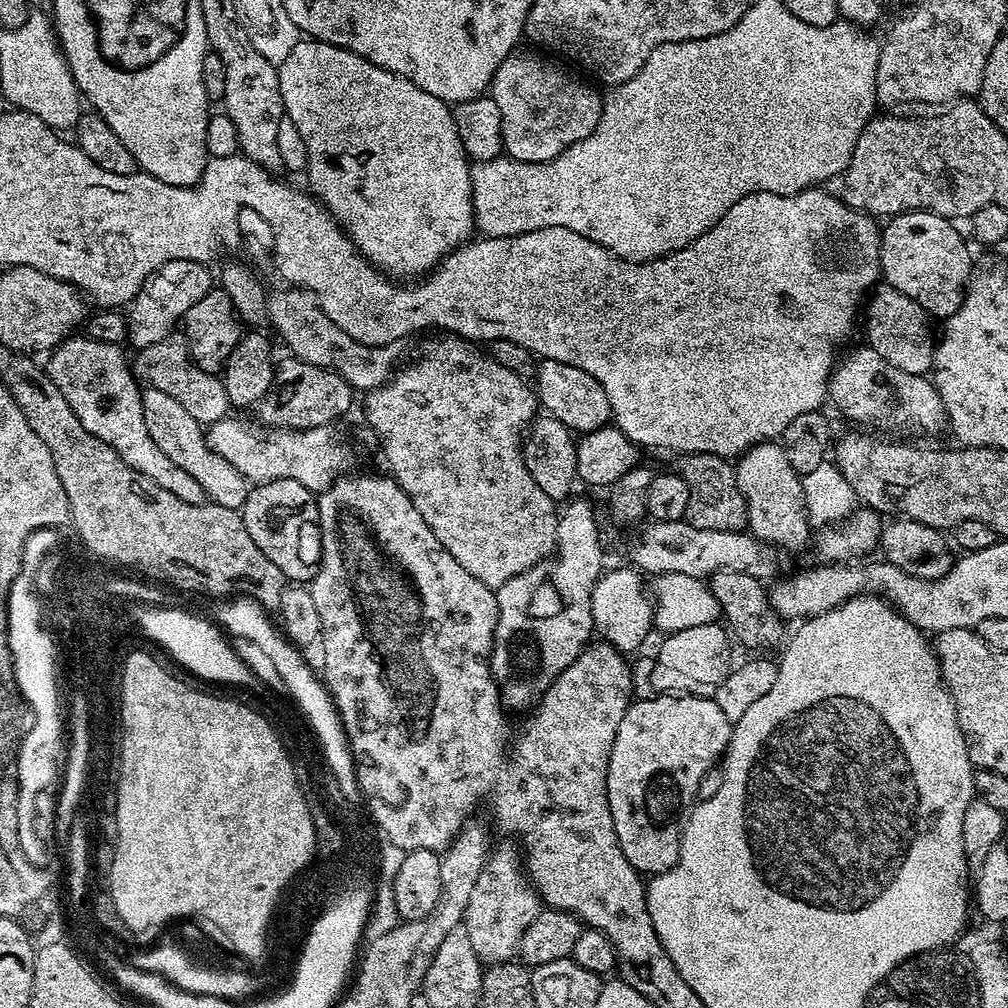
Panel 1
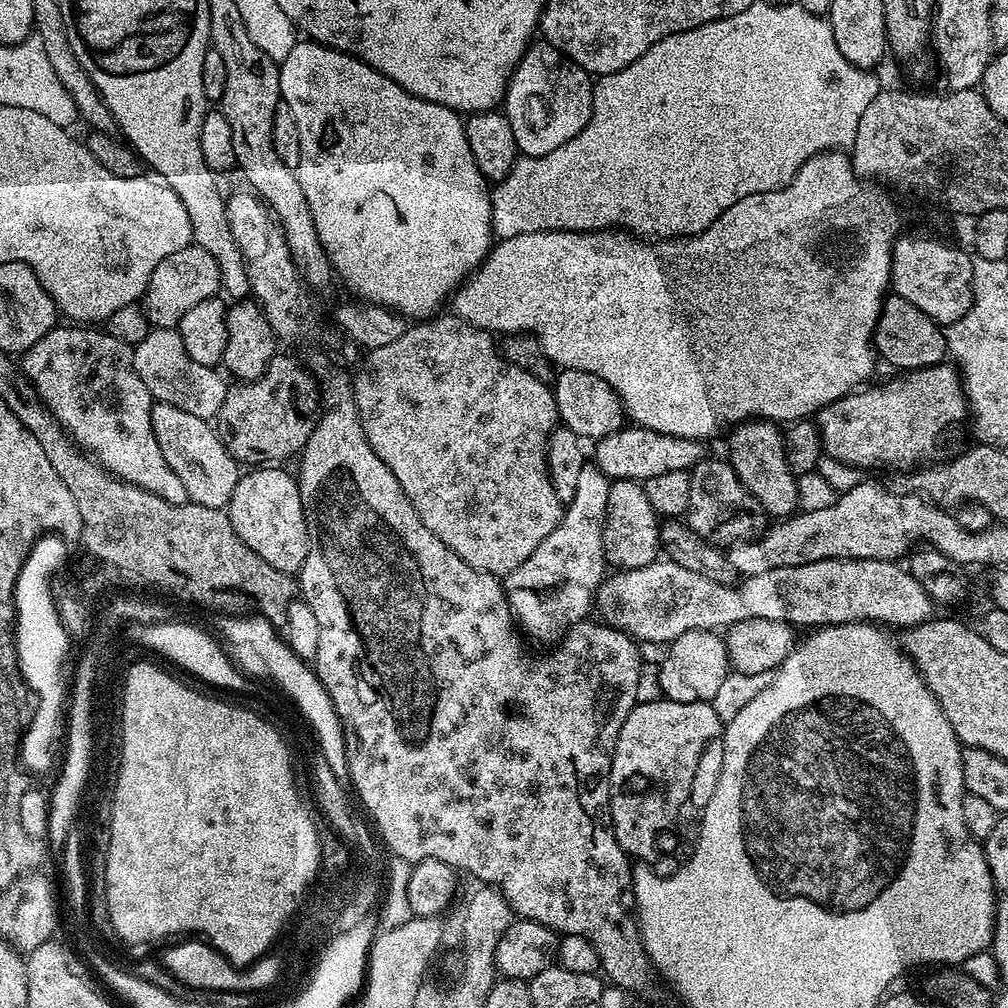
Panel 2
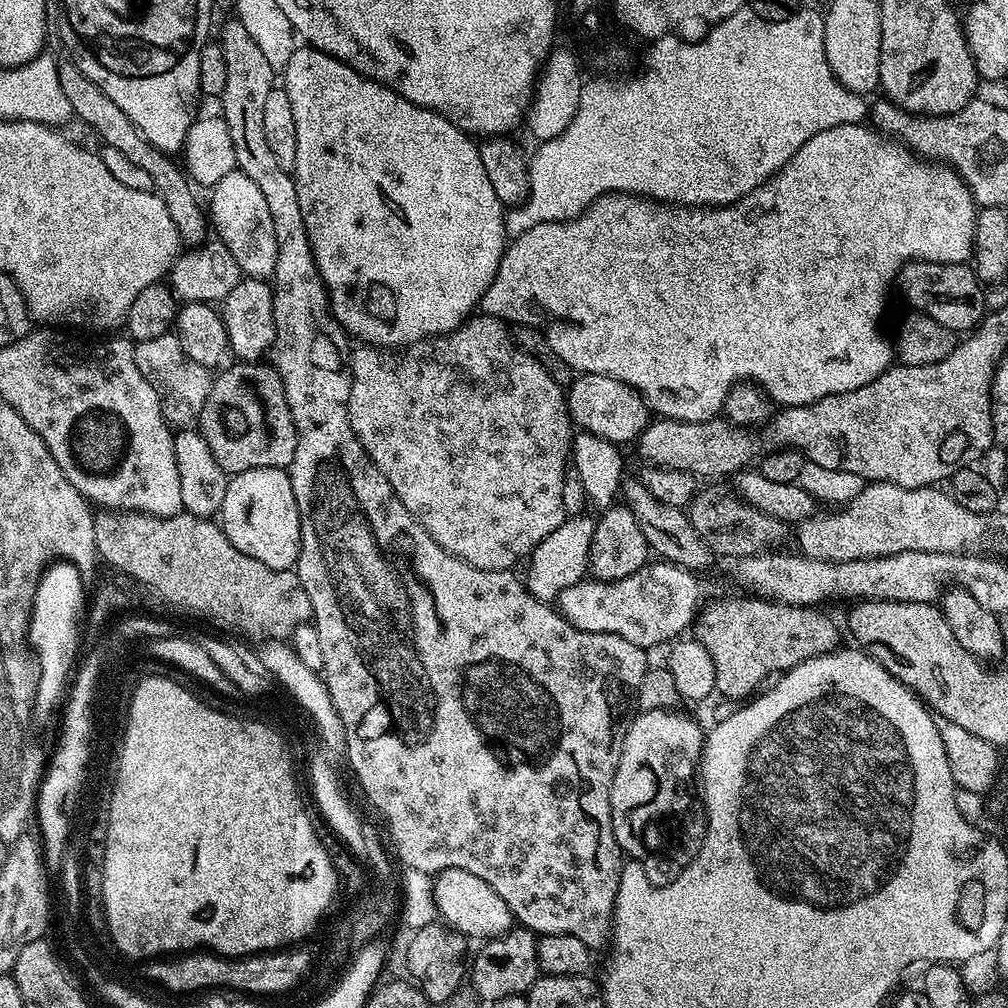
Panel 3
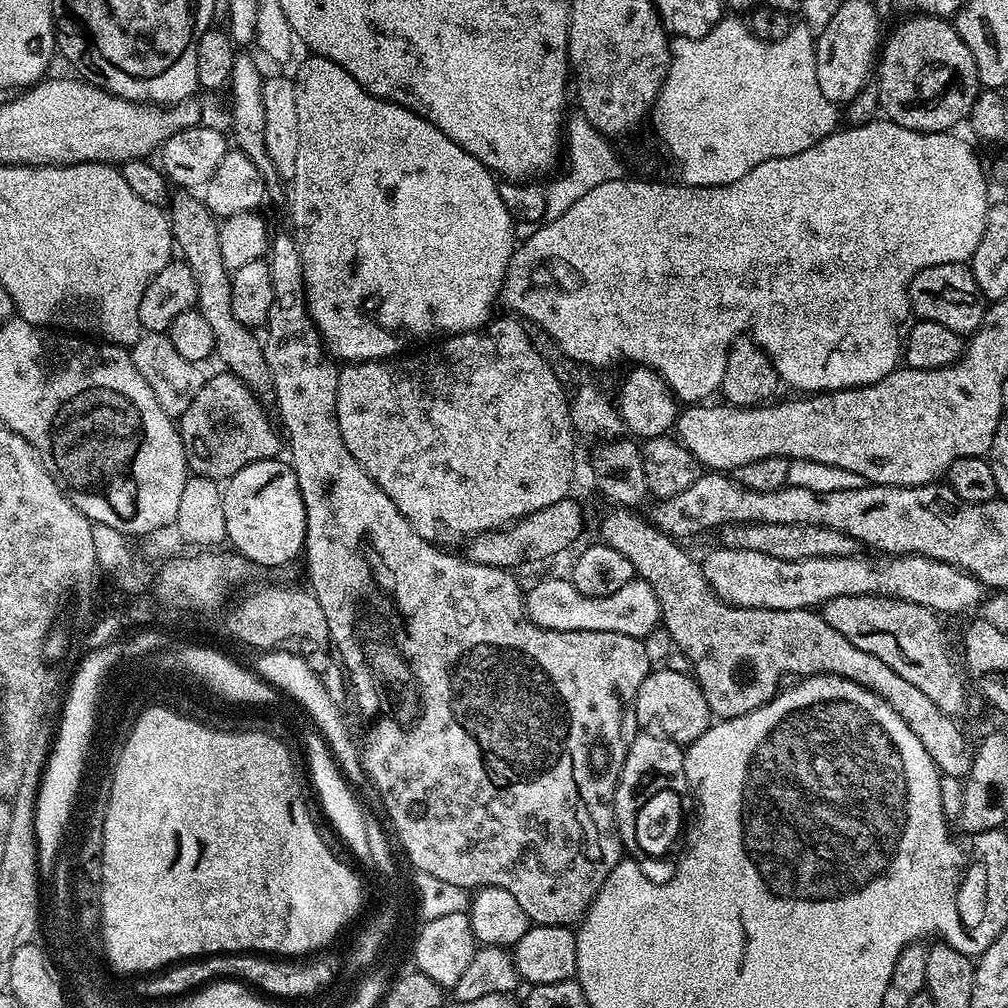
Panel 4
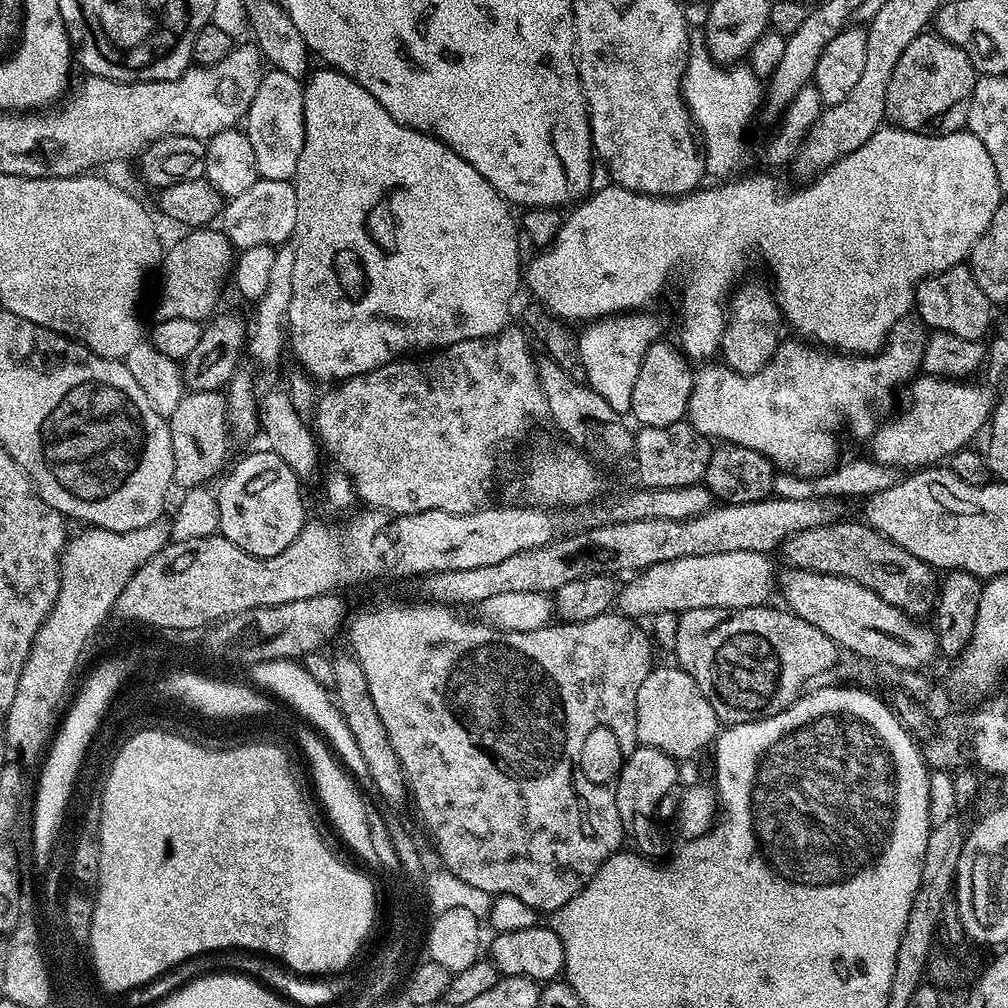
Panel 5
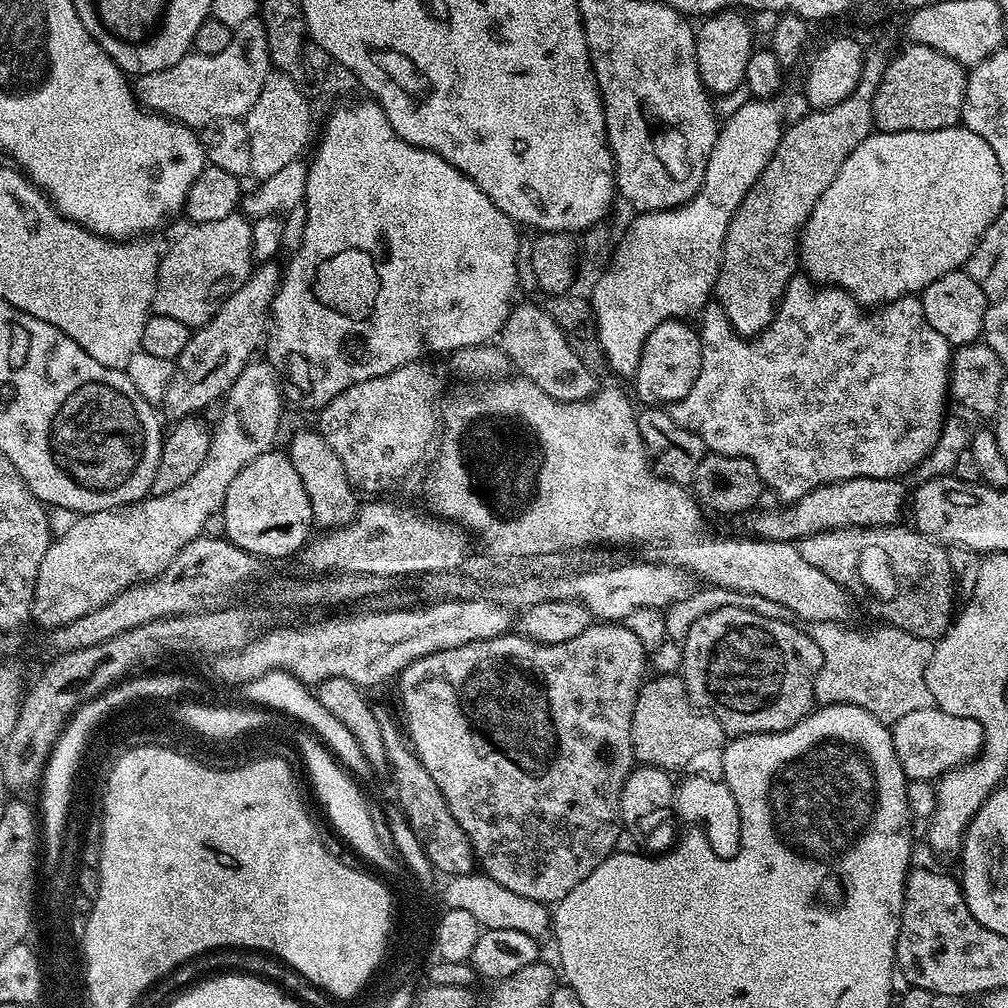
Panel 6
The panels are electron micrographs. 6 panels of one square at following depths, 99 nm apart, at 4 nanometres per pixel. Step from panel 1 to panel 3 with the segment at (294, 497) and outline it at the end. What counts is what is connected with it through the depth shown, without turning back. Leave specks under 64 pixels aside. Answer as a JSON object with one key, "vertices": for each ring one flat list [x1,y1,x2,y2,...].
{"vertices":[[283,468,235,473,226,486,218,523,226,538,230,538,242,554,250,554,250,558,258,558,258,562,266,562,266,566,291,569,300,557,298,502,294,502,294,486]]}

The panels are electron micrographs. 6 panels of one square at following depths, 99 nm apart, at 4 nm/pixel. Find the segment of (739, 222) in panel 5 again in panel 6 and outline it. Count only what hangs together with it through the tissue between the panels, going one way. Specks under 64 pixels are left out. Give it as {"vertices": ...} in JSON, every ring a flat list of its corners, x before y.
{"vertices":[[957,126,942,130,926,130,925,132,882,132,873,131,859,146,842,162,842,170,838,170,838,178,826,186,826,194,818,198,810,218,804,223,804,230,798,241,798,260,809,280,820,286,831,286,848,292,861,306,879,306,892,301,923,292,930,282,938,282,942,274,963,269,967,265,970,254,974,254,974,246,986,234,986,226,998,218,998,214,1006,206,1006,190,1002,186,1002,170,998,166,998,158,994,158,994,150,978,138,970,129]]}

